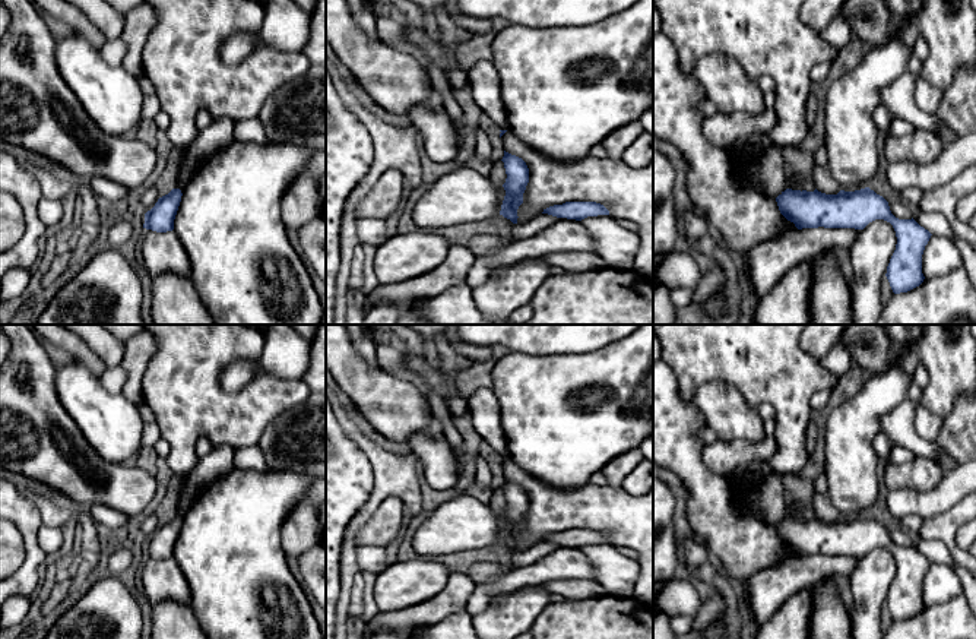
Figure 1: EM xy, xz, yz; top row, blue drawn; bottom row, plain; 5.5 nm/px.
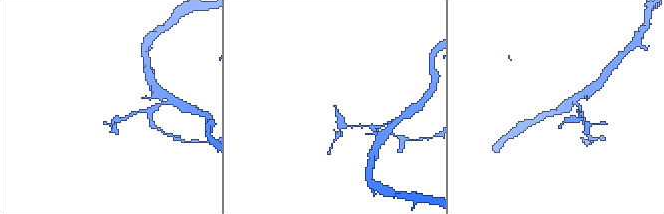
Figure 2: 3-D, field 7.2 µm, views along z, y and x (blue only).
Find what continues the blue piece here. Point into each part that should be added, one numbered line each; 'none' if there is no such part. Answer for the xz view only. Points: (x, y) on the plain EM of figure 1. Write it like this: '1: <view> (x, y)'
none

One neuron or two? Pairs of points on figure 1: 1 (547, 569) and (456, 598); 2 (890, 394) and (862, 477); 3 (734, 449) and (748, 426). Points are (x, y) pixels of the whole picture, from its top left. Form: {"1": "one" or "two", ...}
{"1": "two", "2": "one", "3": "two"}

